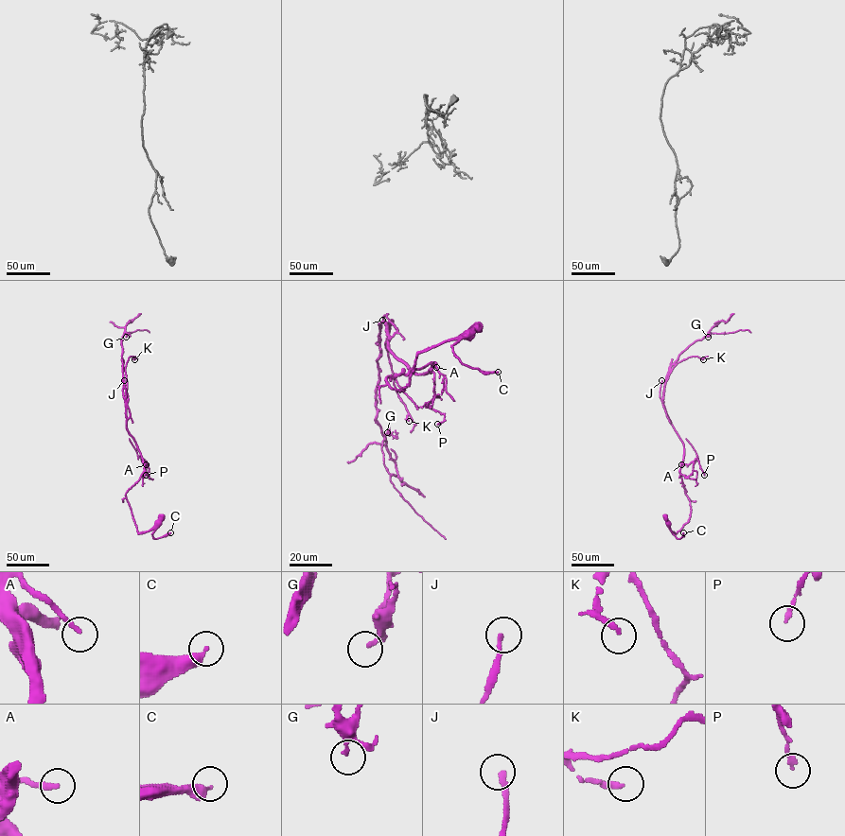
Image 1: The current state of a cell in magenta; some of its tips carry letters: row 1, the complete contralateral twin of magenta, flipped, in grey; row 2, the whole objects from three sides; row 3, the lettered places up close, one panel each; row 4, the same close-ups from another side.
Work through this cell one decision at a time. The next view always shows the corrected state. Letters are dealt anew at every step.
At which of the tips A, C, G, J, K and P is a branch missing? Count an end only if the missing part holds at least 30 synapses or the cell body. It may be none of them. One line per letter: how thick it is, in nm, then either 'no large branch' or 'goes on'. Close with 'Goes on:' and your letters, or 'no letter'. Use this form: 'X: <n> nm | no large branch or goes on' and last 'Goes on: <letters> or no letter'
A: 190 nm | no large branch
C: 320 nm | no large branch
G: 120 nm | no large branch
J: 190 nm | no large branch
K: 240 nm | no large branch
P: 150 nm | no large branch
Goes on: no letter

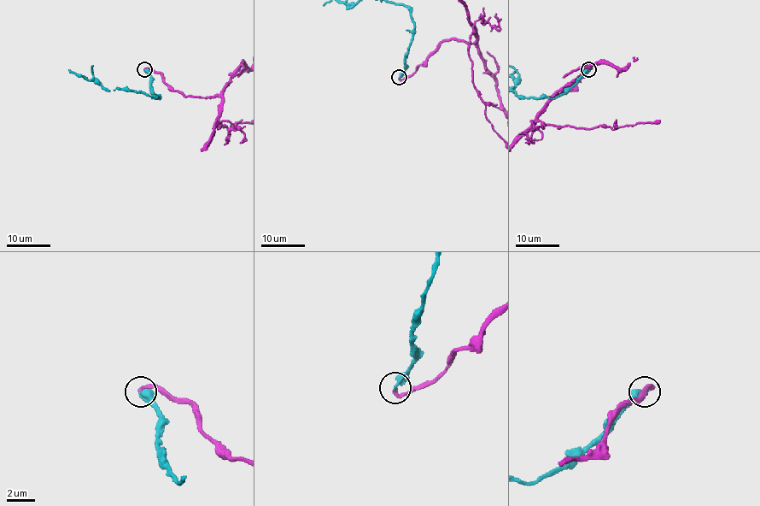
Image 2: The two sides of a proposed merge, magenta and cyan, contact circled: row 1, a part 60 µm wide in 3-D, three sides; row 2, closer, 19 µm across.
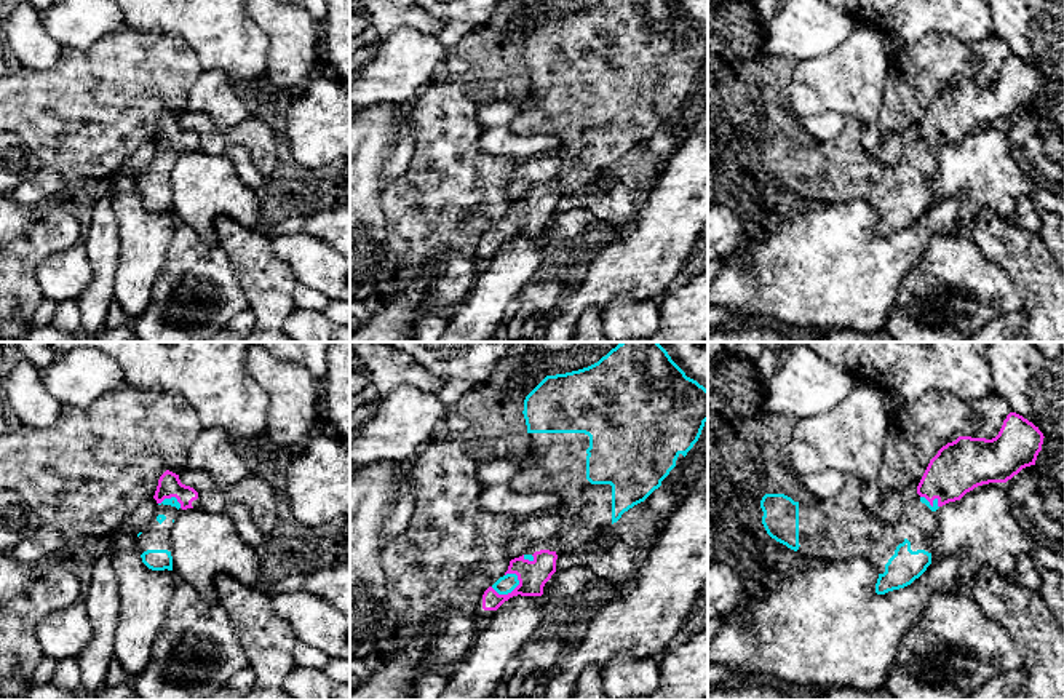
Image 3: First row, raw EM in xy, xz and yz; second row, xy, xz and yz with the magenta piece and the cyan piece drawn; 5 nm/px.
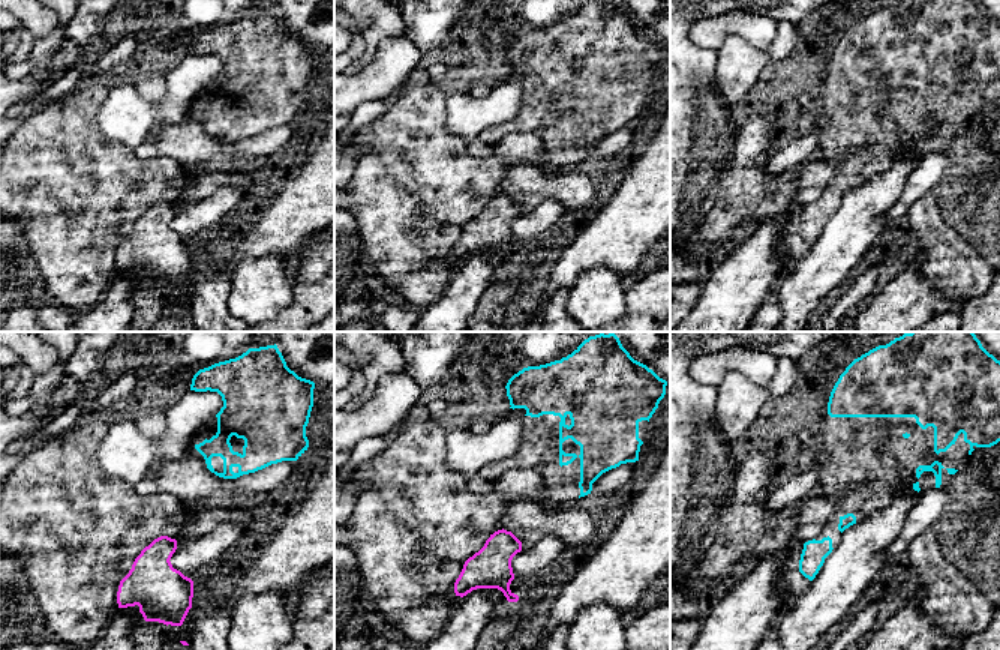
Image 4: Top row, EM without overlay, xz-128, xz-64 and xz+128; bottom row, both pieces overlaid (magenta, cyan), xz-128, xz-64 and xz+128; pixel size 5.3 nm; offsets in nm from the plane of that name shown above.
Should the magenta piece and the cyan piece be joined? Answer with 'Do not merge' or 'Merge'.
Merge

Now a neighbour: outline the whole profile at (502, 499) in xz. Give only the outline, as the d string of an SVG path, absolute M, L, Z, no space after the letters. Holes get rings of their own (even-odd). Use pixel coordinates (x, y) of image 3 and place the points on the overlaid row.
M510 484L484 487L479 508L495 515L527 518L542 513L554 513L561 499L550 492L518 494Z

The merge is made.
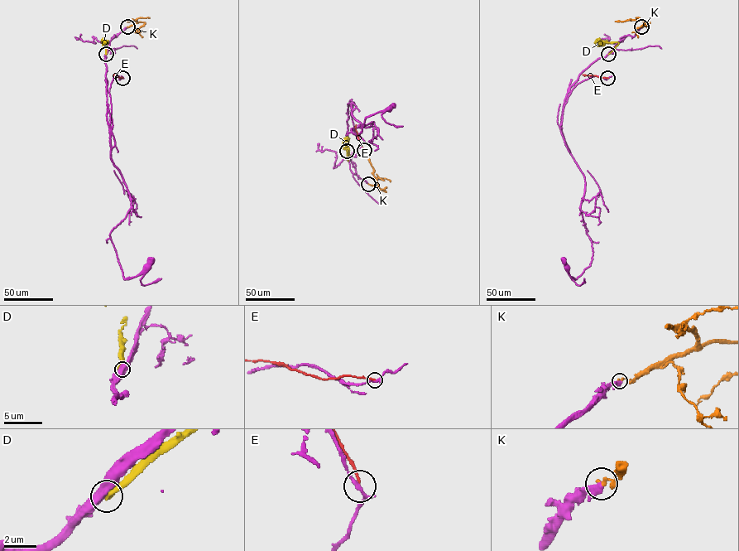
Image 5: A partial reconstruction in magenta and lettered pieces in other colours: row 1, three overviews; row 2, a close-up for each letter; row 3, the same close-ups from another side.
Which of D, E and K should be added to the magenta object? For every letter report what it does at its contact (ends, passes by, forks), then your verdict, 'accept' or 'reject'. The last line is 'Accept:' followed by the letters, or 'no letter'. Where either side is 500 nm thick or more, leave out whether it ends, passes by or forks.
D: reject
E: it ends; reject
K: it ends; accept
Accept: K

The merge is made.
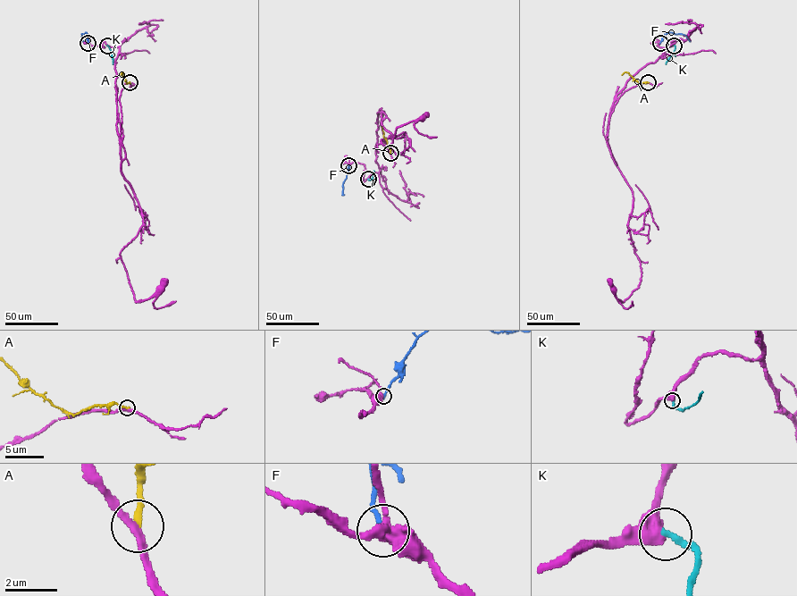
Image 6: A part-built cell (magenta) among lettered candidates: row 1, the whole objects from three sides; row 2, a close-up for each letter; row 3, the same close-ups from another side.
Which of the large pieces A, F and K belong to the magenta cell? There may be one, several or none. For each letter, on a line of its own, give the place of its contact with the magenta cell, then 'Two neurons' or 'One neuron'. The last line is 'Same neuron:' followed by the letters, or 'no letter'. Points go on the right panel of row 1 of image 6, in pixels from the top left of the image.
A: Touches magenta at (648, 82). Two neurons
F: Touches magenta at (660, 43). Two neurons
K: Touches magenta at (674, 46). One neuron
Same neuron: K

